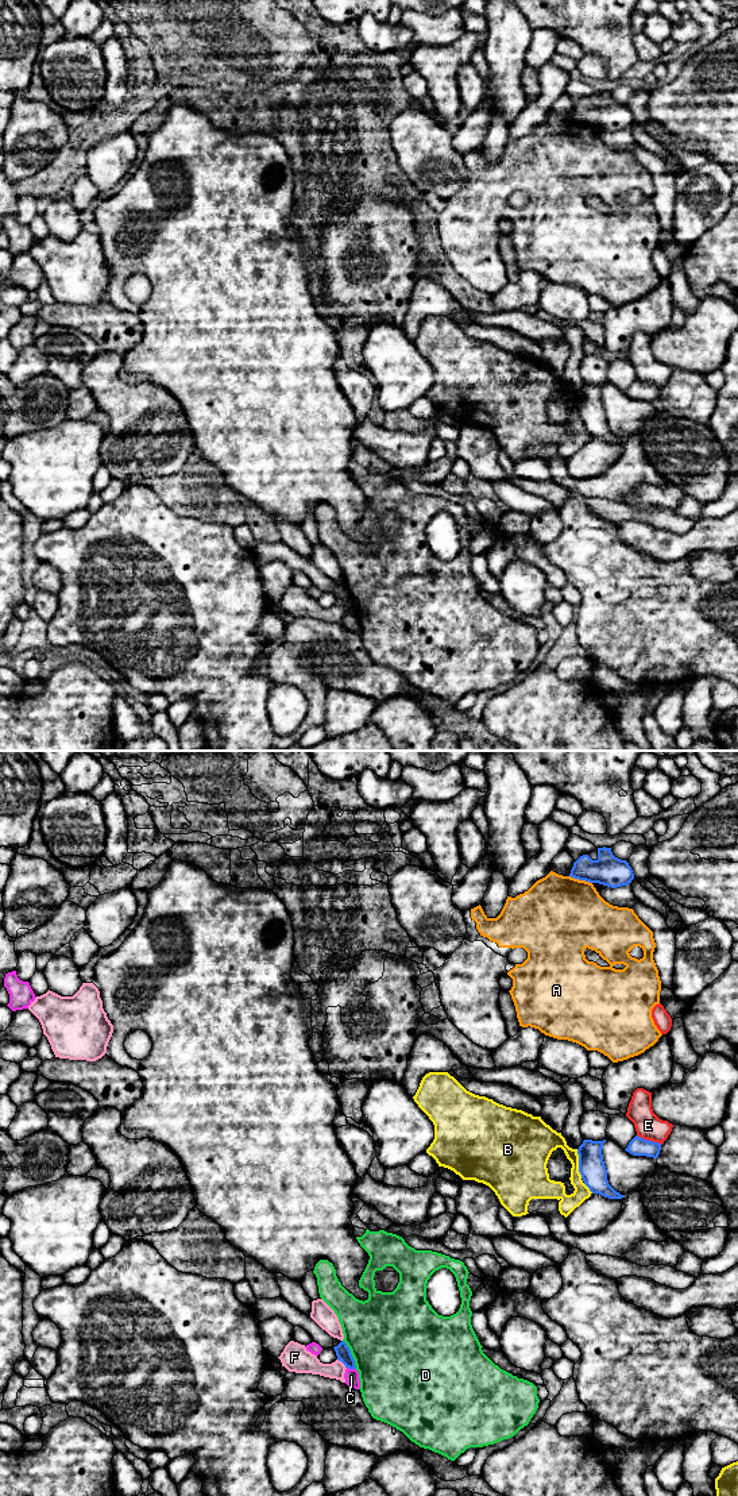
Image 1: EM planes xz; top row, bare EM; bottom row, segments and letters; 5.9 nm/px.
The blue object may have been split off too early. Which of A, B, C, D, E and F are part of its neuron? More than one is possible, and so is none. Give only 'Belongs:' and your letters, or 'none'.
Belongs: none

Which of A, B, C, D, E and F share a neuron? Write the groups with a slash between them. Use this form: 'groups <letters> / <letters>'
groups A / B / C F / D / E

